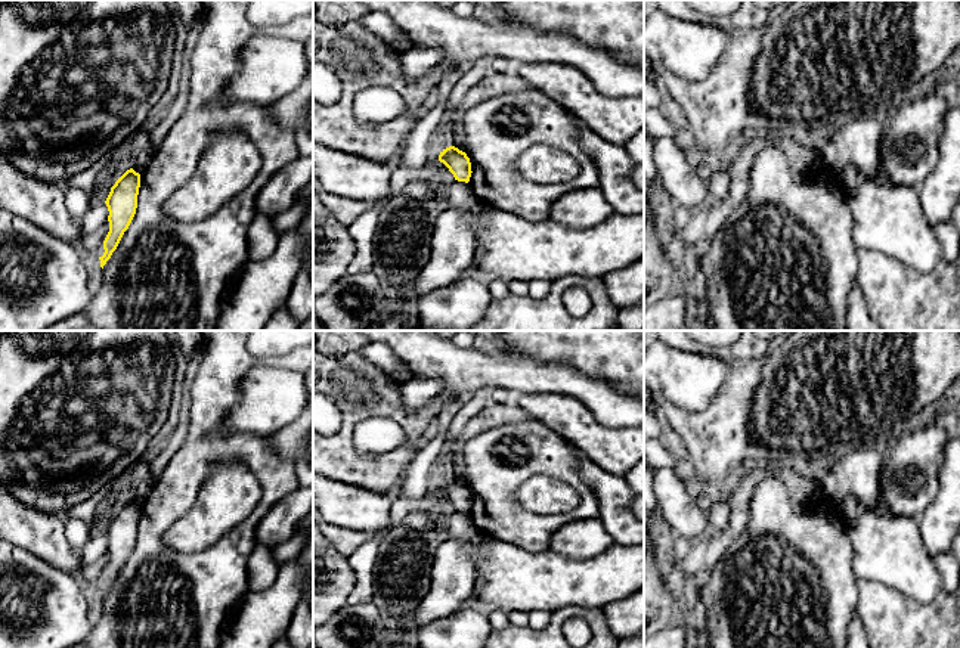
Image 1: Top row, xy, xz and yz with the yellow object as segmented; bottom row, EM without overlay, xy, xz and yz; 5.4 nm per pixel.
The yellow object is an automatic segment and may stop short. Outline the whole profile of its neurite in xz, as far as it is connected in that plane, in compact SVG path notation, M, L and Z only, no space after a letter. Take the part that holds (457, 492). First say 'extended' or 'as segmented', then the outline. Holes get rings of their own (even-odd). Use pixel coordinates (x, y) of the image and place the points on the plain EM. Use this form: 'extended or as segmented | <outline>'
as segmented | M455 477L443 480L439 486L439 492L443 493L458 512L470 512L471 493L465 483Z

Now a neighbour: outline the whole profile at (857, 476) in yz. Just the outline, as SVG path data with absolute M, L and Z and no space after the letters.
M858 446L833 461L821 481L821 493L832 502L852 499L865 512L895 517L882 502L885 456L874 446Z

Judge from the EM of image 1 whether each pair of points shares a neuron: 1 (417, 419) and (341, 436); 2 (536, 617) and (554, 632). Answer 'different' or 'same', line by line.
1: same
2: different

